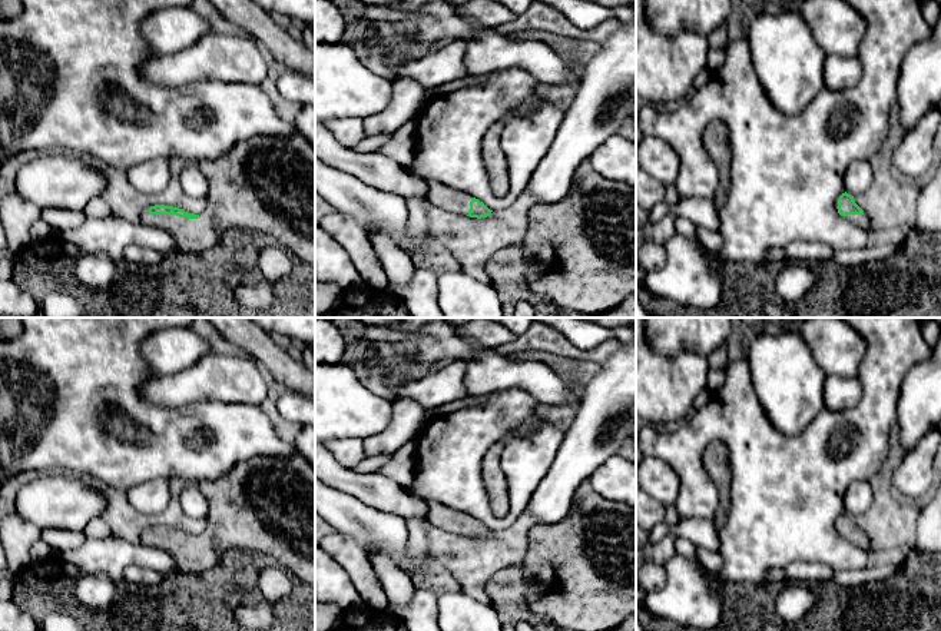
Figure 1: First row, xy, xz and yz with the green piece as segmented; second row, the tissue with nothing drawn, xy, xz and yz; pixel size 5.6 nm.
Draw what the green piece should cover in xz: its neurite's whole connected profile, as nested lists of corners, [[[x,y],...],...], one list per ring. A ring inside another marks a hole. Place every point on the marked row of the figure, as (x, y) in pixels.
[[[427,179],[427,182],[428,195],[425,197],[431,205],[477,219],[487,217],[493,212],[483,202],[470,195],[455,192],[434,179]]]

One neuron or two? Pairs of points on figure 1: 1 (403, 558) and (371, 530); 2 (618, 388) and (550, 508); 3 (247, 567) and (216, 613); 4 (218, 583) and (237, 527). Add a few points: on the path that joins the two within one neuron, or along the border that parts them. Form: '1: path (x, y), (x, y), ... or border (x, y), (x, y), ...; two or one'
1: path (396, 551), (378, 534); one
2: path (595, 418), (590, 441), (563, 478); one
3: path (235, 578), (216, 597), (216, 601); one
4: border (262, 553), (227, 548), (221, 558), (205, 571); two

